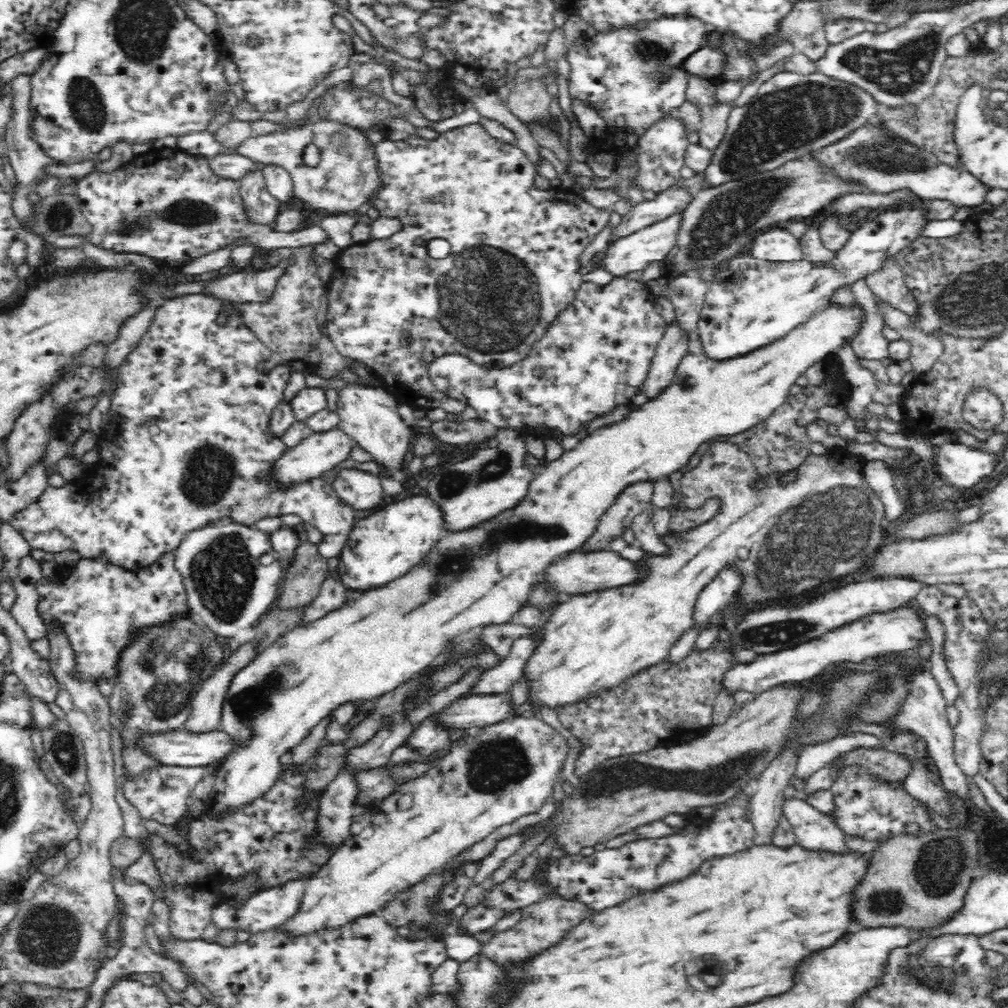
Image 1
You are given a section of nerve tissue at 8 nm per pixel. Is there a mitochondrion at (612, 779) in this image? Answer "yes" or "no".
yes

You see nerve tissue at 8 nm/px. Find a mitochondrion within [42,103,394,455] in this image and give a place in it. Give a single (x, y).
(190, 212)

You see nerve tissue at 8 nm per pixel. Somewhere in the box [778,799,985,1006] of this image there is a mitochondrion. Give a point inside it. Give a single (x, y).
(929, 966)

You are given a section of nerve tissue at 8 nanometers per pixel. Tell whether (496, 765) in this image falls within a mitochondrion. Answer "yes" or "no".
yes

